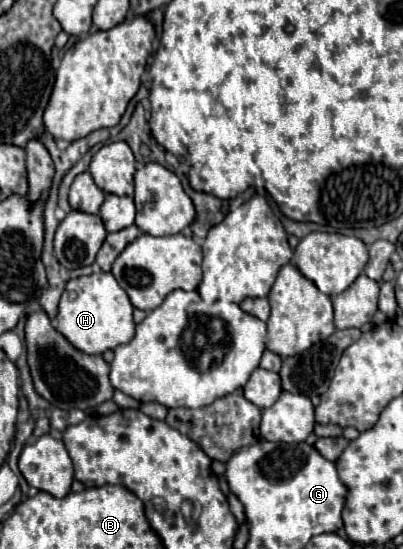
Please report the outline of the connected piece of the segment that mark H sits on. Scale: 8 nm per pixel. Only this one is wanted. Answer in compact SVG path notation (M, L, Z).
M111 272L73 278L67 282L59 302L57 330L71 342L71 346L85 354L103 354L105 350L115 350L117 346L131 342L135 336L133 304Z

